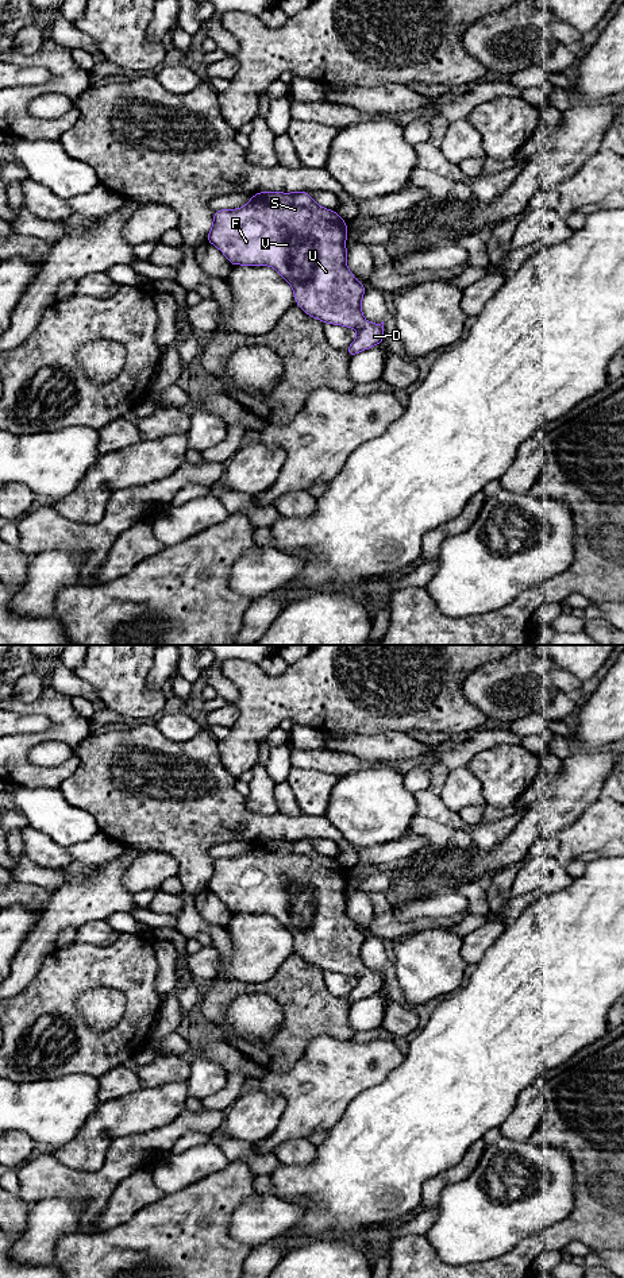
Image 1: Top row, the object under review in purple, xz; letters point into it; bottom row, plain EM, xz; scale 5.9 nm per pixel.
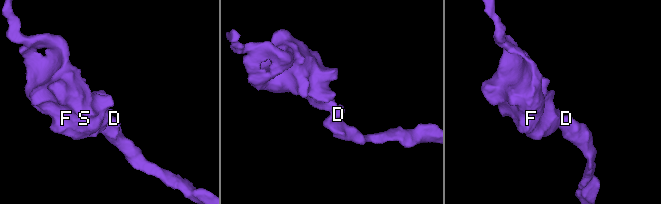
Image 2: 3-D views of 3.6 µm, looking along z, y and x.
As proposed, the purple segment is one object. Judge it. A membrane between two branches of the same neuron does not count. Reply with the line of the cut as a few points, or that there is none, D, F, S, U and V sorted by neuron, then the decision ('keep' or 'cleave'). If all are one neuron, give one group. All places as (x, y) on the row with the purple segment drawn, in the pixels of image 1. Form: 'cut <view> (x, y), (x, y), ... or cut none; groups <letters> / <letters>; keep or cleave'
cut none; groups D F S U V; keep

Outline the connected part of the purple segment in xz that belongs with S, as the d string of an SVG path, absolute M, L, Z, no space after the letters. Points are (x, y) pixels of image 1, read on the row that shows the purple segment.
M265 190L254 193L244 206L215 211L207 242L220 250L232 266L273 267L292 286L296 305L309 317L317 318L323 324L357 329L355 340L346 350L351 359L365 350L382 344L385 329L384 321L374 324L363 317L362 298L366 285L359 283L357 277L347 269L347 225L338 211L317 205L305 190L290 193Z

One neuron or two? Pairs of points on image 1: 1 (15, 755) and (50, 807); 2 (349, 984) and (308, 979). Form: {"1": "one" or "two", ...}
{"1": "two", "2": "two"}

